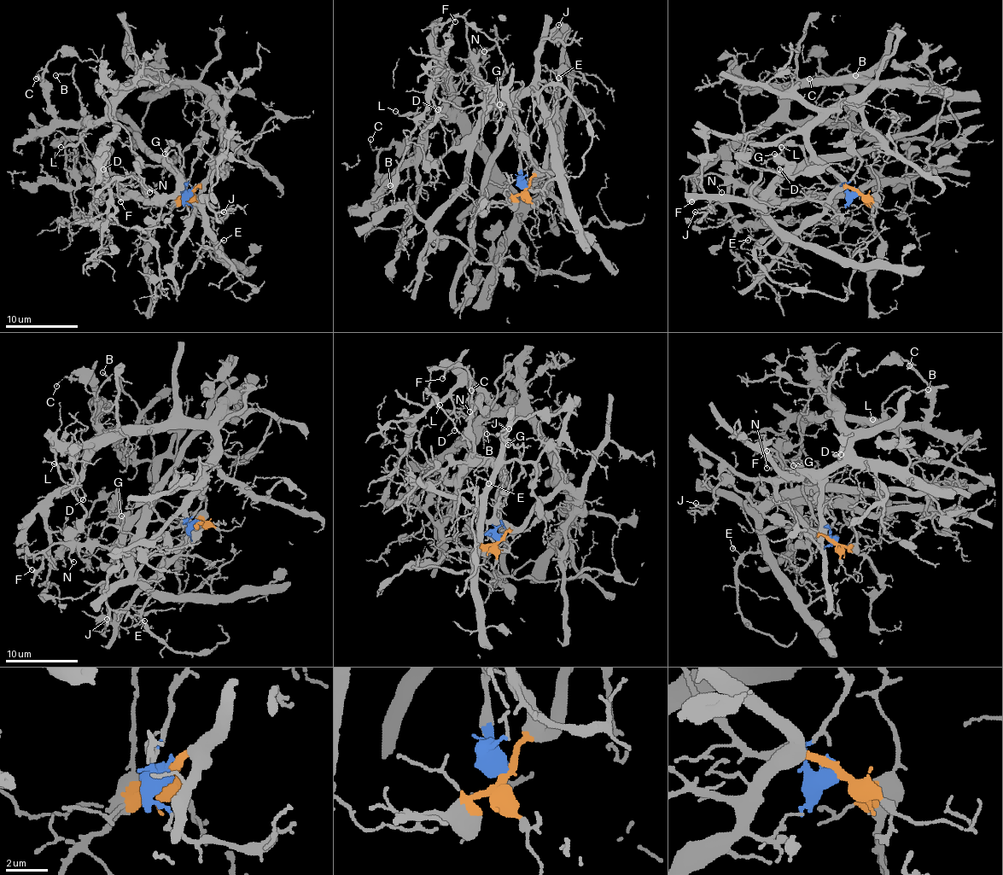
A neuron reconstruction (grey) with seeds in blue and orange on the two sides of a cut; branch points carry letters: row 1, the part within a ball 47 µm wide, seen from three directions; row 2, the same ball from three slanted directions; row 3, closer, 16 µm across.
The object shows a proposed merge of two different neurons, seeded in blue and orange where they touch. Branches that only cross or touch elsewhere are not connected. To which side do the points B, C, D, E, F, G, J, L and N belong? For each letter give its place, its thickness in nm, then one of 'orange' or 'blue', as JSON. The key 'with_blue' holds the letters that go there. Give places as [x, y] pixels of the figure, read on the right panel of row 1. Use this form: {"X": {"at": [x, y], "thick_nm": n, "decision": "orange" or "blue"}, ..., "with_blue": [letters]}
{"B": {"at": [855, 75], "thick_nm": 80, "decision": "orange"}, "C": {"at": [809, 78], "thick_nm": 100, "decision": "orange"}, "D": {"at": [779, 169], "thick_nm": 110, "decision": "orange"}, "E": {"at": [748, 240], "thick_nm": 130, "decision": "blue"}, "F": {"at": [691, 201], "thick_nm": 140, "decision": "blue"}, "G": {"at": [774, 154], "thick_nm": 90, "decision": "blue"}, "J": {"at": [695, 212], "thick_nm": 160, "decision": "blue"}, "L": {"at": [781, 147], "thick_nm": 130, "decision": "orange"}, "N": {"at": [721, 192], "thick_nm": 120, "decision": "blue"}, "with_blue": ["E", "F", "G", "J", "N"]}

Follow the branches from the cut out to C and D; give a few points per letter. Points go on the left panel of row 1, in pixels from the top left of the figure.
C: (189, 193), (221, 142), (221, 111), (199, 87), (137, 82), (77, 124), (55, 116), (42, 69), (37, 78)
D: (189, 193), (218, 156), (221, 111), (199, 87), (183, 82), (137, 82), (80, 134), (104, 169)

